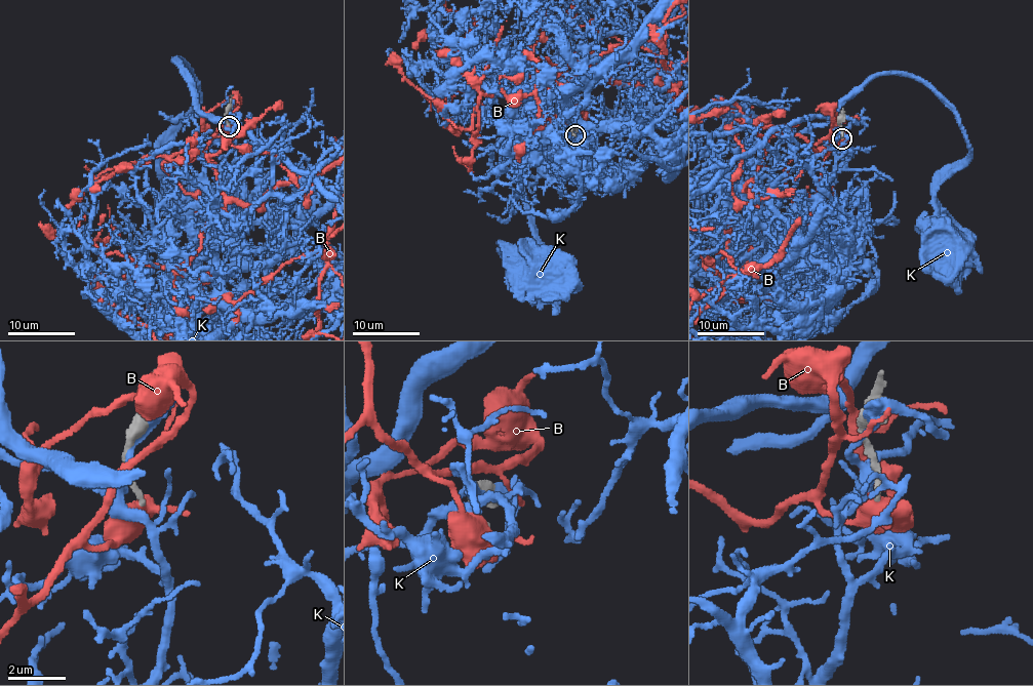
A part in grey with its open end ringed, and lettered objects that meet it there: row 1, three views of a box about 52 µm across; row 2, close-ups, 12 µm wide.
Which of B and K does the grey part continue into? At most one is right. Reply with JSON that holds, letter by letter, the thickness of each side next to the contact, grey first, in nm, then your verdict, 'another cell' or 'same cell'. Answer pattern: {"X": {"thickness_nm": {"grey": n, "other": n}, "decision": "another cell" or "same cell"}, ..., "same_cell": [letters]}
{"B": {"thickness_nm": {"grey": 200, "other": 500}, "decision": "another cell"}, "K": {"thickness_nm": {"grey": 260, "other": 320}, "decision": "another cell"}, "same_cell": []}

